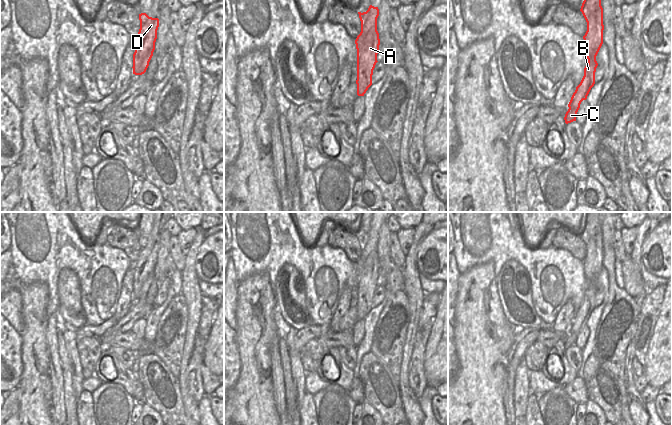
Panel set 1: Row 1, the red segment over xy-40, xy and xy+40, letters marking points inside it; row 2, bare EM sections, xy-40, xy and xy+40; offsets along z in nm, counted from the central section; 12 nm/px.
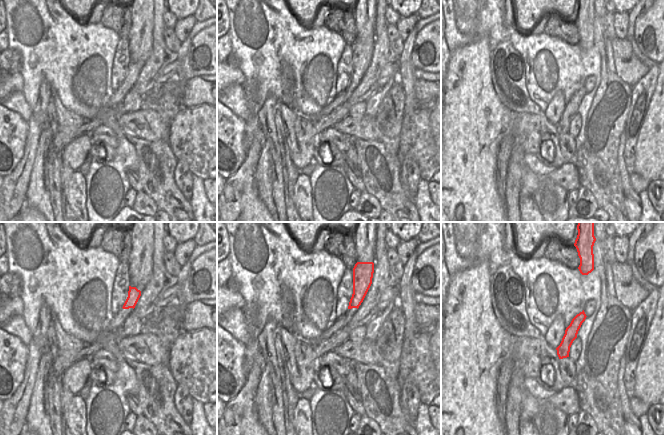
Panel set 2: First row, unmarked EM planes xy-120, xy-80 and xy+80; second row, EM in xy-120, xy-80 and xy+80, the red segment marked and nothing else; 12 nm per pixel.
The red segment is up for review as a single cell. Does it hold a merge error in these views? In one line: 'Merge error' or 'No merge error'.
No merge error.

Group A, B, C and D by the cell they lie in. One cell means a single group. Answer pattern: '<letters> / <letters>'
A B C D

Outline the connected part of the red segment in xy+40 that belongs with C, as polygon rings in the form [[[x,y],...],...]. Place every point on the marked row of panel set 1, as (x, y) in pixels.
[[[584,0],[580,11],[587,22],[587,31],[583,39],[588,64],[585,66],[584,76],[568,104],[569,109],[564,117],[566,124],[576,121],[581,102],[587,99],[591,88],[595,84],[595,72],[598,66],[596,56],[603,44],[604,25],[601,0]]]

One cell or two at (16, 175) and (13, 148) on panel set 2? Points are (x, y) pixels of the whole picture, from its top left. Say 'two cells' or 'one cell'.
two cells

